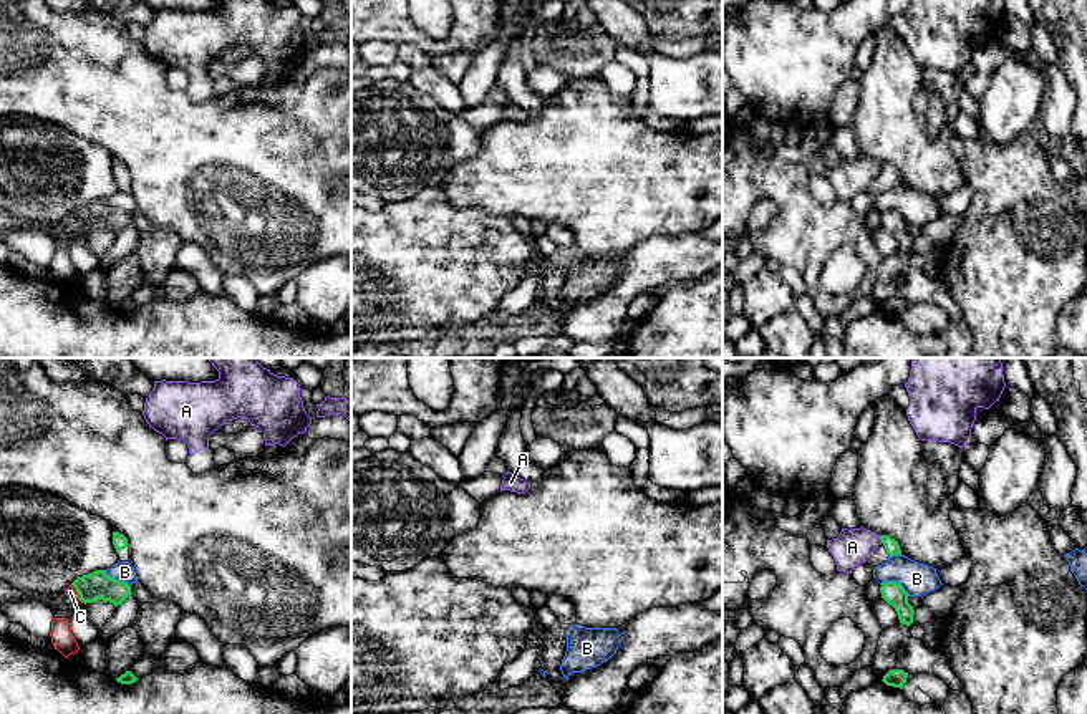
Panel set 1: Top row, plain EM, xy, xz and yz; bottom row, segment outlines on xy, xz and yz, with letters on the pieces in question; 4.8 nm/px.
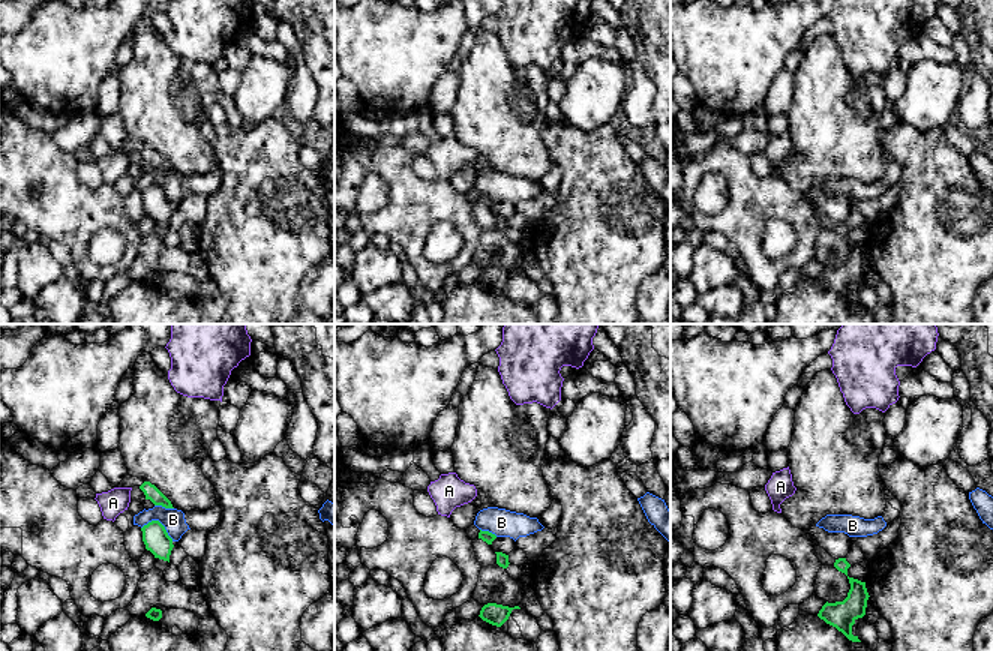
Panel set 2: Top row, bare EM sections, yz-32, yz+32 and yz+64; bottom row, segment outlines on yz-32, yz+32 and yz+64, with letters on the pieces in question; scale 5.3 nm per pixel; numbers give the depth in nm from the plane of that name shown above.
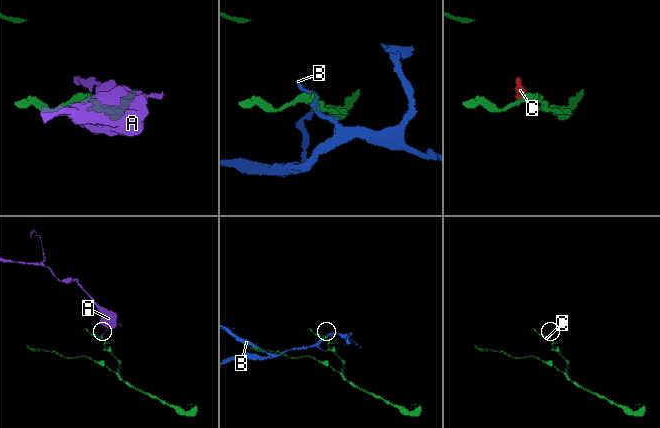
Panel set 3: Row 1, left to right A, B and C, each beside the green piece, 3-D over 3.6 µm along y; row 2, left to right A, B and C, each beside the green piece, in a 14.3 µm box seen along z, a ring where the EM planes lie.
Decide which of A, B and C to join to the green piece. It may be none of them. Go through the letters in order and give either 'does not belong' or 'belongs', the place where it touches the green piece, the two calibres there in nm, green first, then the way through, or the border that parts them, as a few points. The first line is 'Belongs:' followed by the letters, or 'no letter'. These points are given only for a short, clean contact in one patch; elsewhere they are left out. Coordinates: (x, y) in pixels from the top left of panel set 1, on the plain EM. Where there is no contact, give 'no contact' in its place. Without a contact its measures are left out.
Belongs: no letter
A: does not belong; contact yz (880, 166); calibres 70 and 180 nm; border yz (879, 164), (882, 171)
B: does not belong; contact yz (895, 211); calibres 110 and 160 nm
C: does not belong; contact xy (77, 219); calibres 140 and 60 nm; border xy (72, 212), (82, 229)

